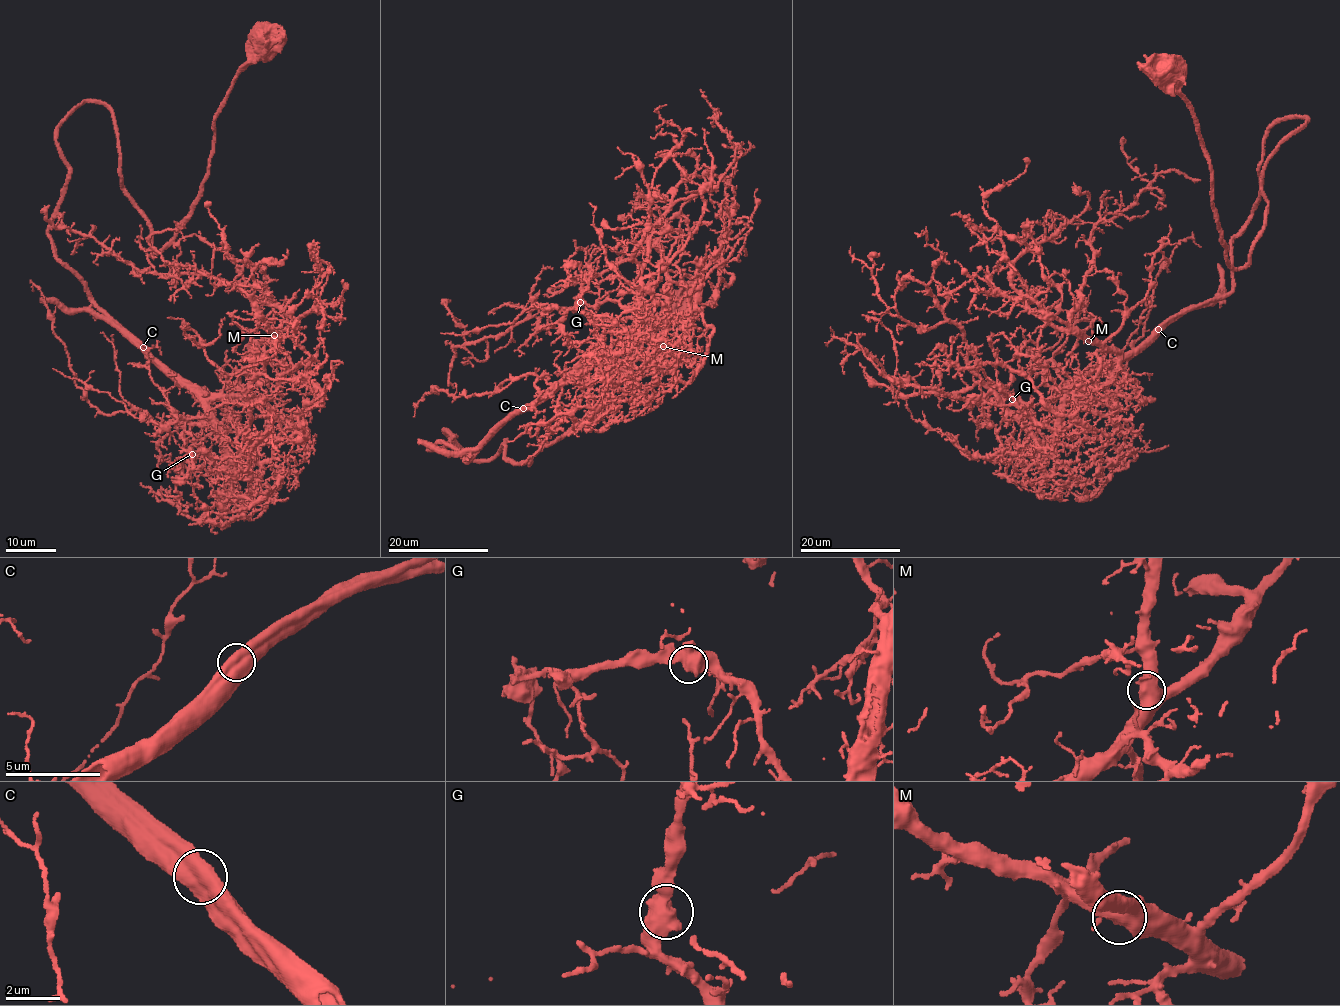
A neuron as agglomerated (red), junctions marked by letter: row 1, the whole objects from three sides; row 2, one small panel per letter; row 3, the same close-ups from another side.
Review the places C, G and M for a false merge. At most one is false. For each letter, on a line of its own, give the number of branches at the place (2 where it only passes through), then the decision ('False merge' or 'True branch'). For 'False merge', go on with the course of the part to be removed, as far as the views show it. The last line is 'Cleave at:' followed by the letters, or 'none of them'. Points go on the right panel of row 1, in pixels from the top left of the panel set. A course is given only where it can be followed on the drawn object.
C: Branches: 2. True branch
G: Branches: 2. True branch
M: Branches: 2. True branch
Cleave at: none of them

